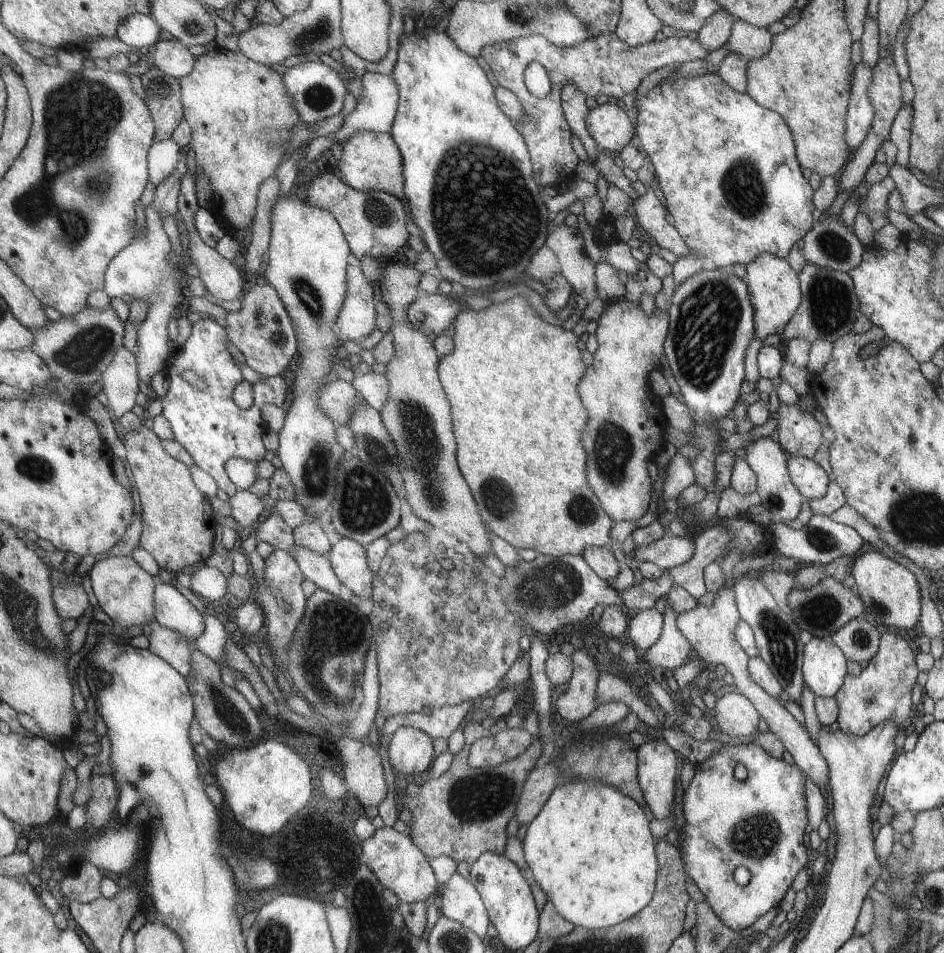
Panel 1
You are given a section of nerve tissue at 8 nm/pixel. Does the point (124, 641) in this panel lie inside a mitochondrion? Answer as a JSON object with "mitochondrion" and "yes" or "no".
{"mitochondrion":"no"}

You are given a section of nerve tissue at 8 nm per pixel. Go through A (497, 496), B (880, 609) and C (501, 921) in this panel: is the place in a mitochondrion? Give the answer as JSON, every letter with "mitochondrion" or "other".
{"A":"mitochondrion","B":"mitochondrion","C":"other"}

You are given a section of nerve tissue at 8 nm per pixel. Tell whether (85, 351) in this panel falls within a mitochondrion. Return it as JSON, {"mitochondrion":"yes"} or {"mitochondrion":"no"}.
{"mitochondrion":"yes"}

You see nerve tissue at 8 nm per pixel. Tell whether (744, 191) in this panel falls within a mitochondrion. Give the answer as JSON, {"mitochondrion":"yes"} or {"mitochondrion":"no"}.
{"mitochondrion":"yes"}

